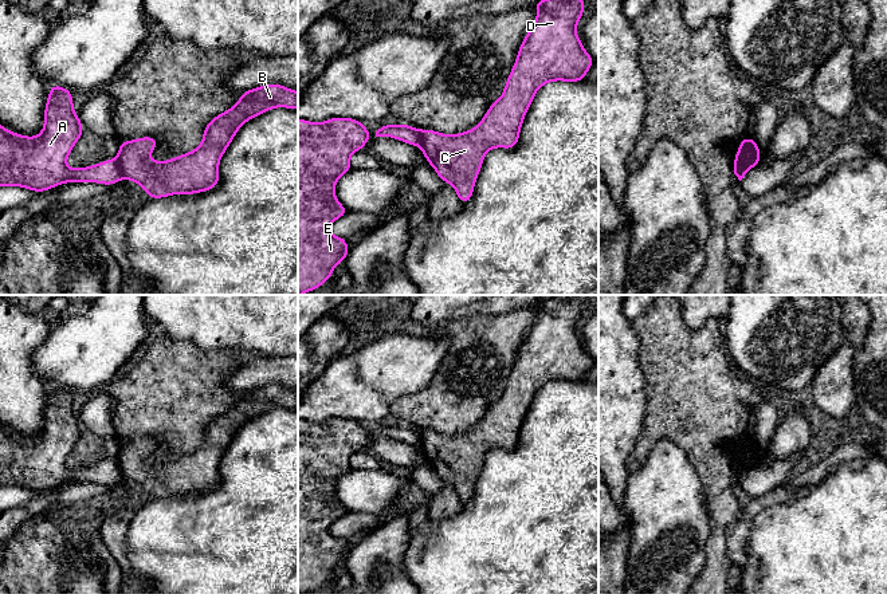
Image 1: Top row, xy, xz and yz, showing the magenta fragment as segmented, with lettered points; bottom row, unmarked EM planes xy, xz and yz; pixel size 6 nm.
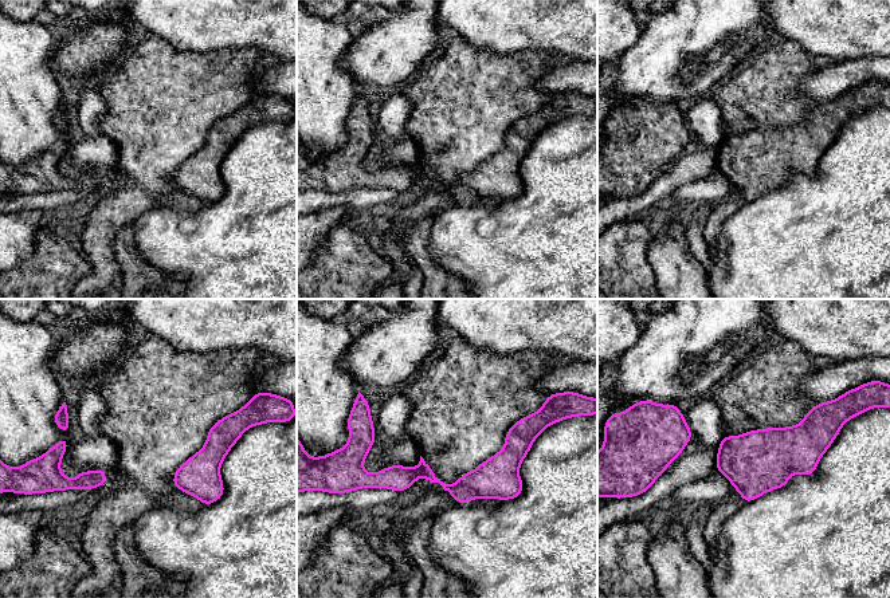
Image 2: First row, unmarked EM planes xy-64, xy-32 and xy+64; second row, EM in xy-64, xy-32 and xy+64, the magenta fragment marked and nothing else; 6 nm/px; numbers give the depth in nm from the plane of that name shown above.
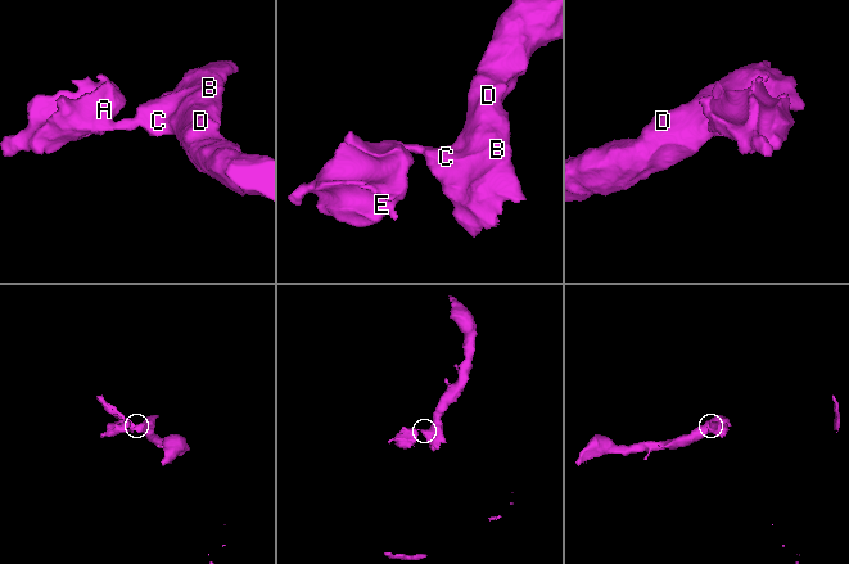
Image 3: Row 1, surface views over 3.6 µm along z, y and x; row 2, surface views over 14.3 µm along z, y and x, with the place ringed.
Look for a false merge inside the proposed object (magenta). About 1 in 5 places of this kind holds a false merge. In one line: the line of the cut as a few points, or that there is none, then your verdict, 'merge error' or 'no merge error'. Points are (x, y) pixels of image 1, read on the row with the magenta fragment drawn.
cut in xy along (114, 160), (124, 177); merge error

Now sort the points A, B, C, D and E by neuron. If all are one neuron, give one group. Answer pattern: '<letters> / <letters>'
A E / B C D

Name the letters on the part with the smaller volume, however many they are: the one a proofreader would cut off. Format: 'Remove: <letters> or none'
Remove: A, E

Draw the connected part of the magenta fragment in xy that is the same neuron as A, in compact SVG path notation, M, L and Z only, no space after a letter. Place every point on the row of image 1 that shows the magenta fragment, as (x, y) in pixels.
M52 84L39 135L25 137L0 123L0 186L46 192L66 182L114 185L123 178L115 160L87 168L67 166L66 160L85 129L72 103L70 90Z

